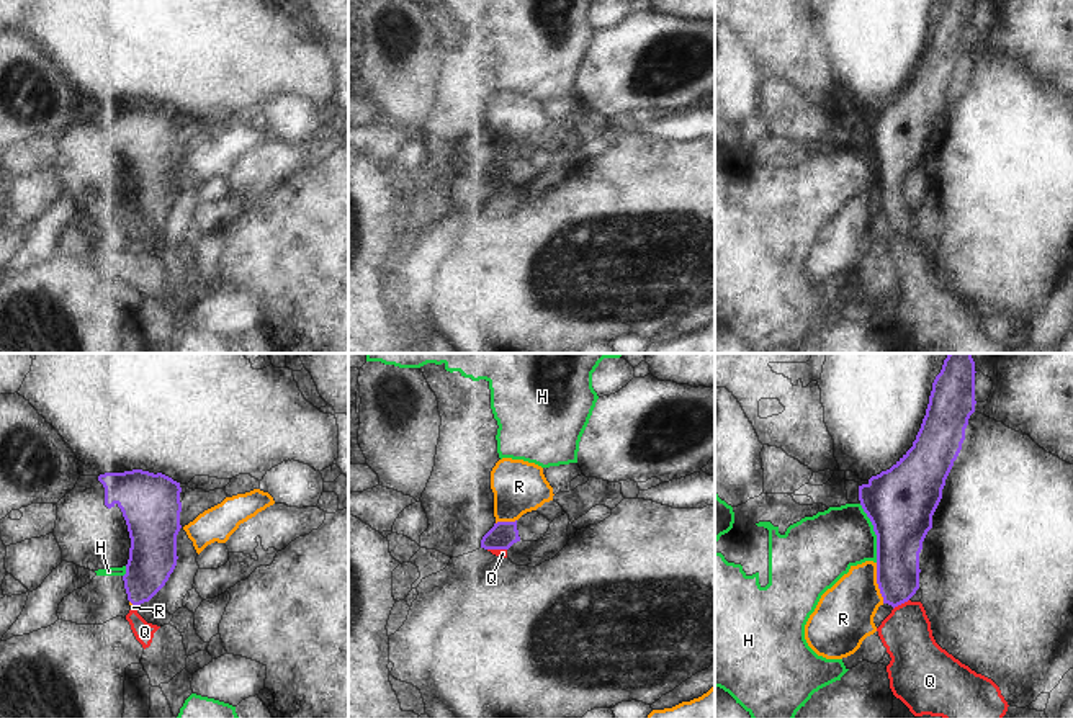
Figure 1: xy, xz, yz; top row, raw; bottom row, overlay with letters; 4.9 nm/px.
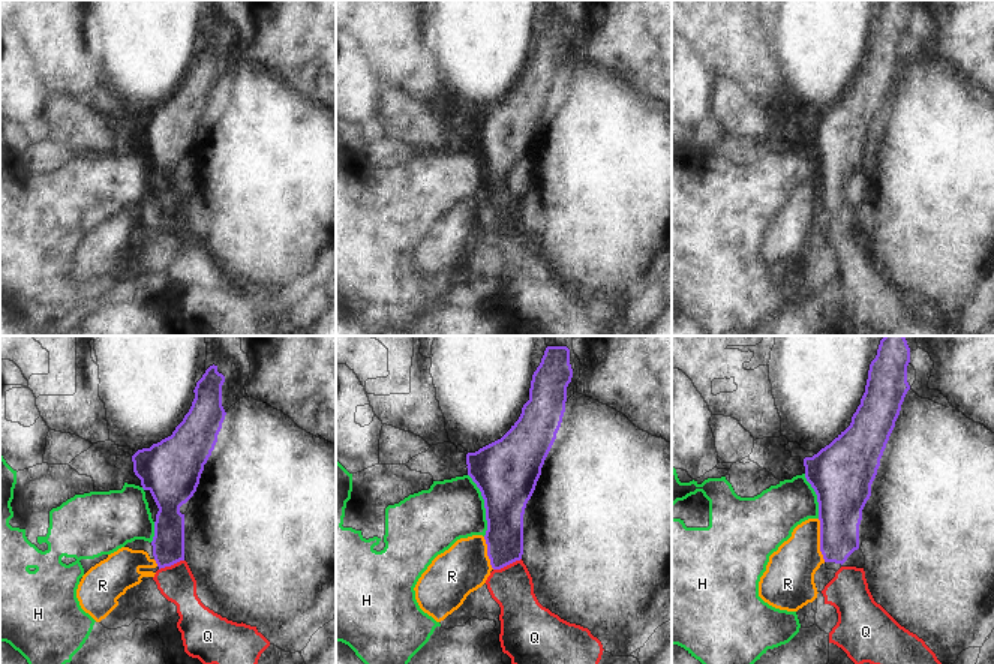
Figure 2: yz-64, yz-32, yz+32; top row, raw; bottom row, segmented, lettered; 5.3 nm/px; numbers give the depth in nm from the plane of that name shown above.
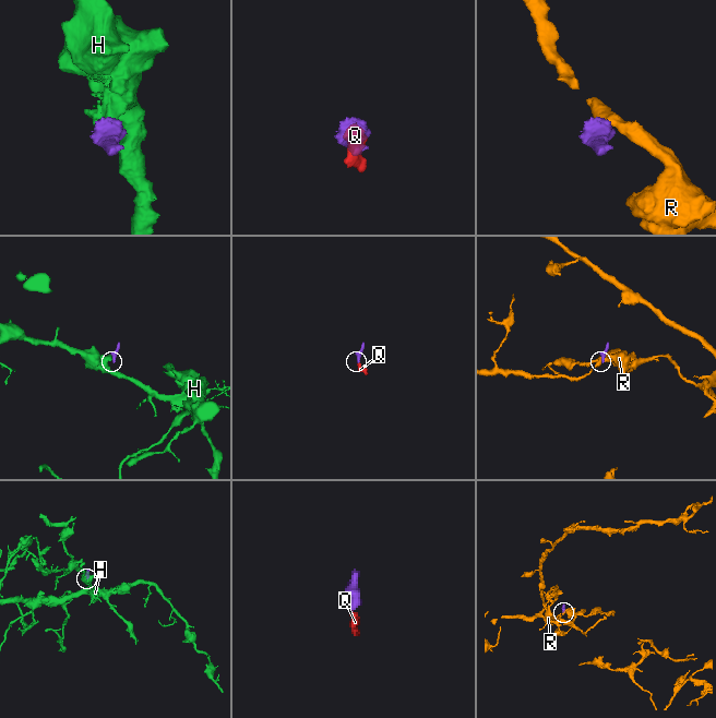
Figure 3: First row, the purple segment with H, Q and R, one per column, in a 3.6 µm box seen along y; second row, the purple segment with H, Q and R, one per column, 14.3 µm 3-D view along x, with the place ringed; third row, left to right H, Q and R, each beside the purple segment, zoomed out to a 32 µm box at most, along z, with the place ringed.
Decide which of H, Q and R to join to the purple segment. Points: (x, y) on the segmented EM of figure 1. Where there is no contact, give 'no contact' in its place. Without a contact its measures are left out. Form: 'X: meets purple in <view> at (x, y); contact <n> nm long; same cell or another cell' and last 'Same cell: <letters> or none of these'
H: meets purple in yz at (875, 534); contact 300 nm long; another cell
Q: meets purple in yz at (900, 604); contact 90 nm long; same cell
R: meets purple in yz at (877, 583); contact 200 nm long; another cell
Same cell: Q

